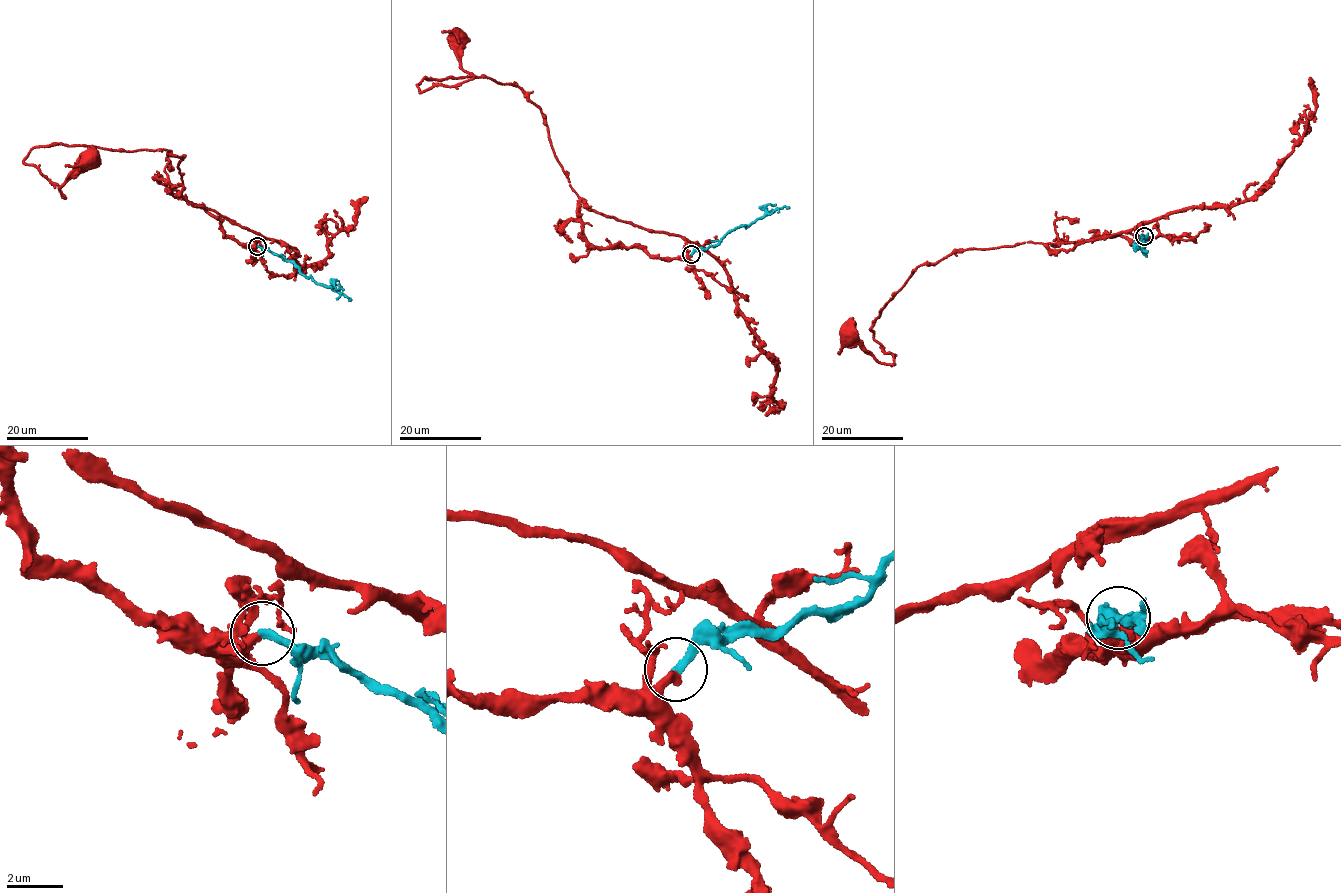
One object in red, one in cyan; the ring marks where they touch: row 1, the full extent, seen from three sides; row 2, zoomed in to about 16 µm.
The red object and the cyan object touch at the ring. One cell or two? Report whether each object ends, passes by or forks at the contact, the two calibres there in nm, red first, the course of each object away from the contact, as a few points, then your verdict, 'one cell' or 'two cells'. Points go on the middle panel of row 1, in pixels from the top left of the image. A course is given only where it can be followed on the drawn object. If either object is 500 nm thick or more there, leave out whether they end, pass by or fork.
red ends there; cyan ends there; 280 nm thick on the red side, 260 nm on the other; red runs (691, 255), (677, 236), (592, 210), (518, 87), (449, 76), (424, 78), (420, 92), (472, 77), (455, 35); cyan runs (691, 254), (713, 246), (739, 226), (749, 226), (778, 208), (789, 208); one cell

